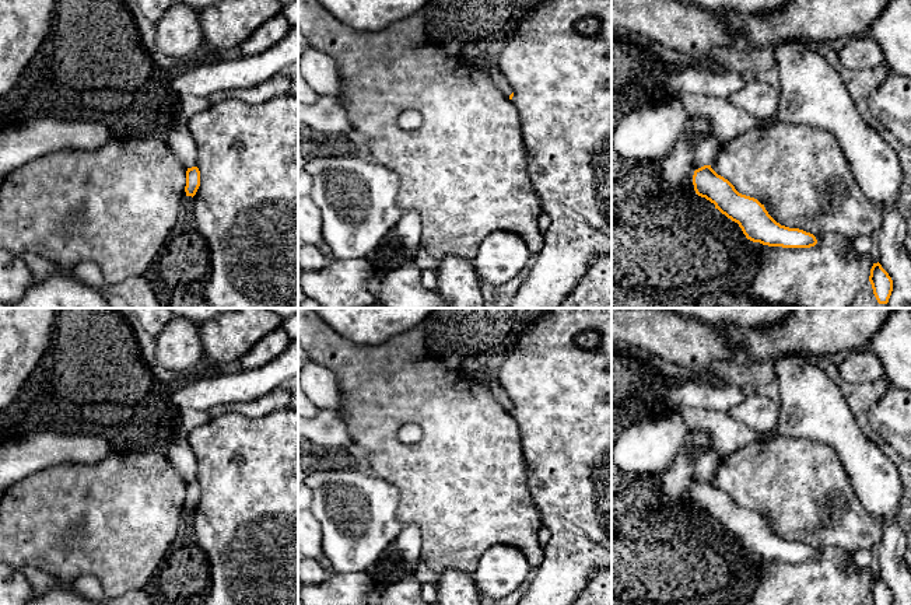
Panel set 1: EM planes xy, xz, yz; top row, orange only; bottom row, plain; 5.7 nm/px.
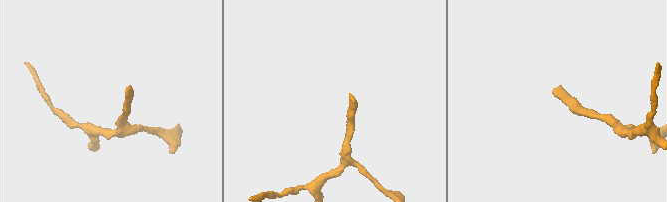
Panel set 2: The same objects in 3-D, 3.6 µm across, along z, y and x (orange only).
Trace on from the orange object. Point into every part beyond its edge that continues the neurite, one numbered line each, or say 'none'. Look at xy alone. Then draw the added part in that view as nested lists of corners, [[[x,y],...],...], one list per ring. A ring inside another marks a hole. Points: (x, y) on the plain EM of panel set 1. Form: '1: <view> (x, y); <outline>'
1: xy (179, 453); [[[175,434],[174,440],[165,447],[165,455],[186,482],[196,480],[197,459],[188,436]]]

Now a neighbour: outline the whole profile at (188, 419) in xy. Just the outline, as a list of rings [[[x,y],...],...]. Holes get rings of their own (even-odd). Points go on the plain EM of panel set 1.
[[[182,409],[178,415],[176,434],[189,436],[192,430],[207,423],[211,417],[204,410]]]

